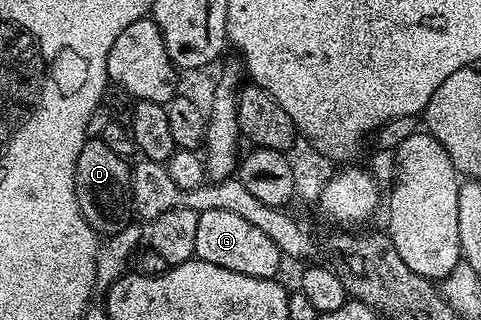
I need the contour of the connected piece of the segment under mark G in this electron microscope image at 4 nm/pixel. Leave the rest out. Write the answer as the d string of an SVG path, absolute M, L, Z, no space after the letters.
M202 210L198 213L199 229L195 231L195 255L207 264L219 264L219 268L231 268L231 272L243 272L243 276L277 278L283 256L255 224L247 224L243 216L222 210Z

